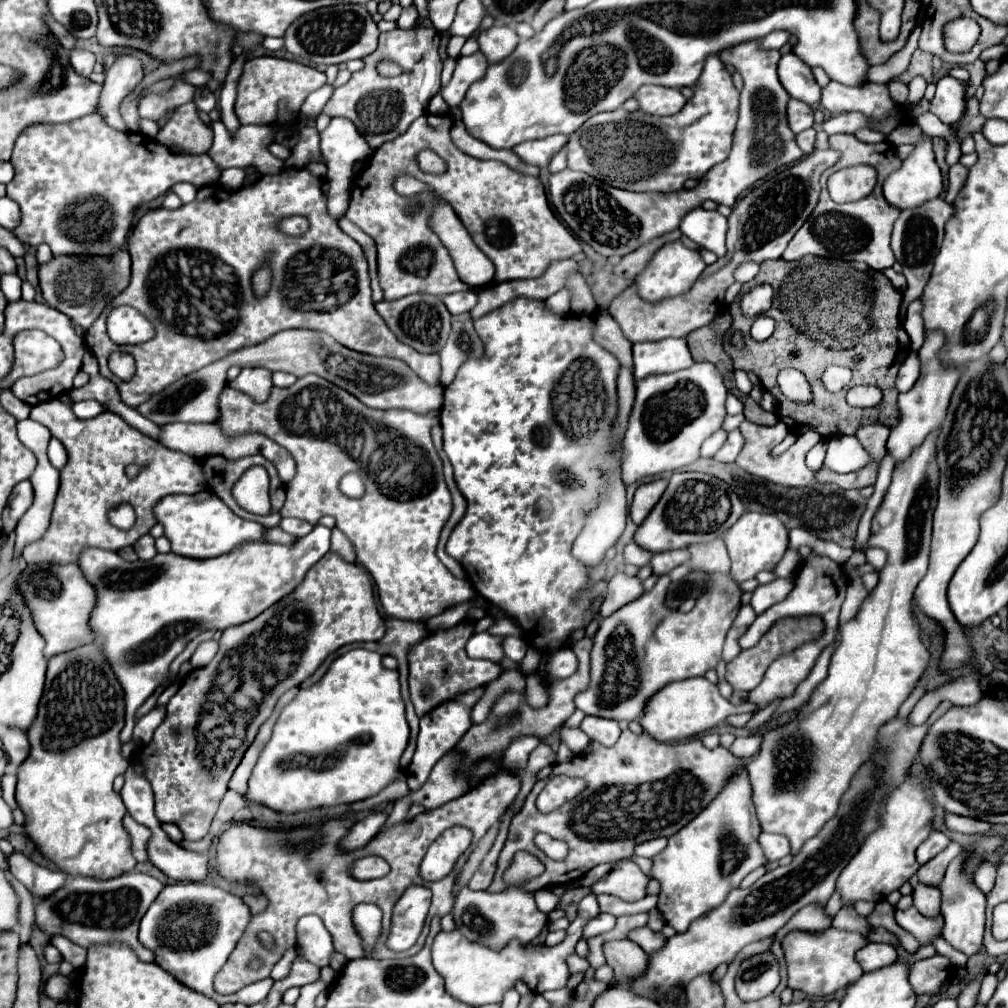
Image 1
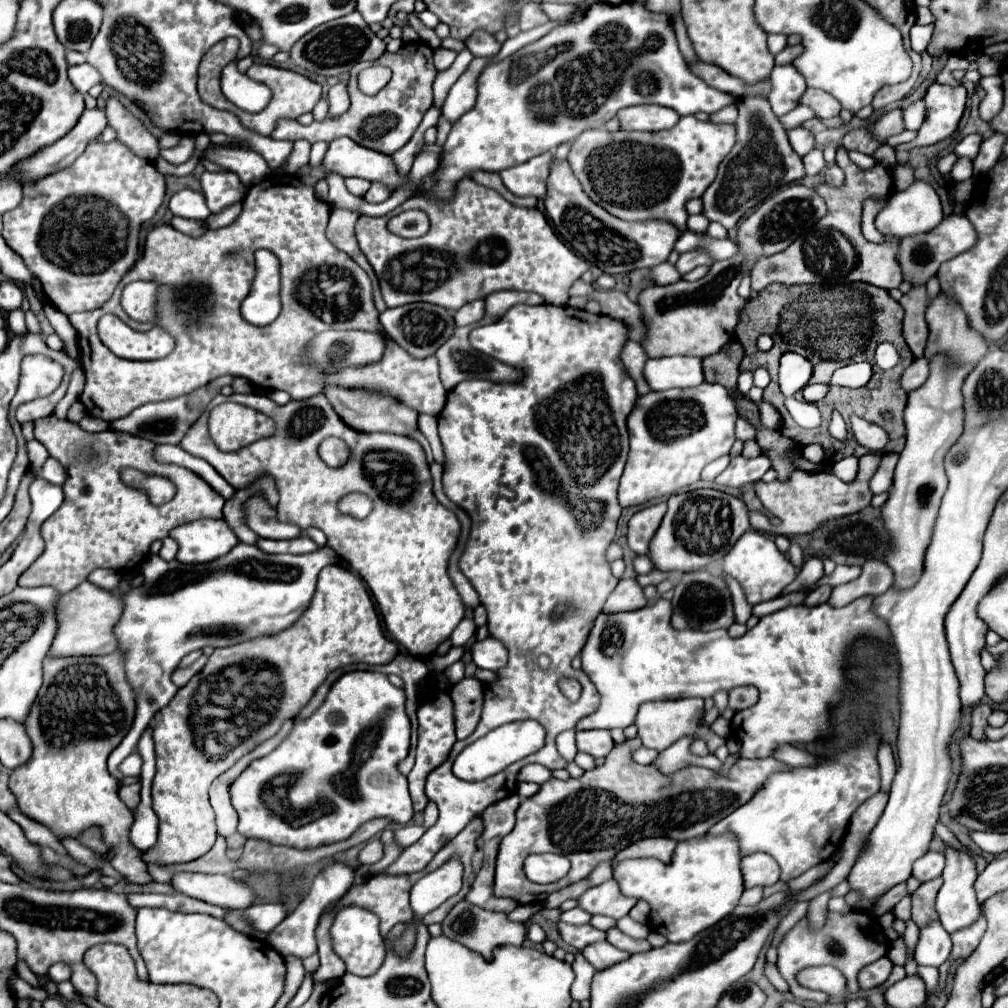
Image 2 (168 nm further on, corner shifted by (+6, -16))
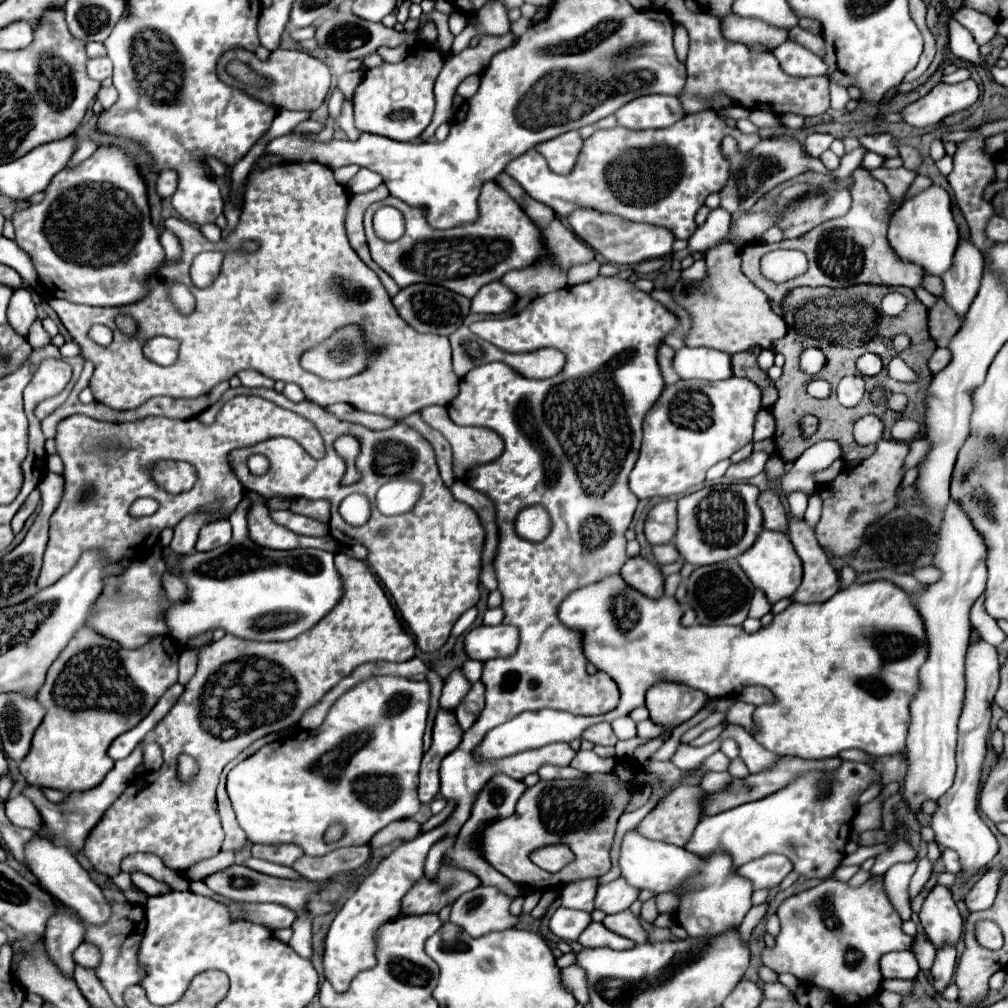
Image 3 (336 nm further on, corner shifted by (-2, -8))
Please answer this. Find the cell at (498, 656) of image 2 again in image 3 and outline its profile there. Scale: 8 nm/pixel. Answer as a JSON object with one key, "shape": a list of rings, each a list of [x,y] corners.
{"shape":[[[479,626],[465,636],[465,650],[469,658],[485,662],[491,658],[507,658],[515,654],[519,632],[515,626]]]}

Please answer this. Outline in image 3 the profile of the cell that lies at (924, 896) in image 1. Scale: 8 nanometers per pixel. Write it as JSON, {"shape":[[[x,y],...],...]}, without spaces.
{"shape":[[[947,944],[943,948],[937,948],[937,954],[935,954],[935,962],[933,962],[933,976],[935,976],[935,990],[941,994],[951,976],[953,976],[953,970],[955,970],[955,958],[957,958],[957,950],[953,944]]]}

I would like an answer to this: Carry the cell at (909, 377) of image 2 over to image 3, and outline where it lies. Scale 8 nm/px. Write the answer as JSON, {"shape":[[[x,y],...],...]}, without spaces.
{"shape":[[[937,348],[937,350],[933,352],[933,356],[929,358],[929,368],[931,368],[931,374],[941,372],[941,370],[949,364],[949,360],[951,360],[949,350],[947,350],[947,348]]]}

